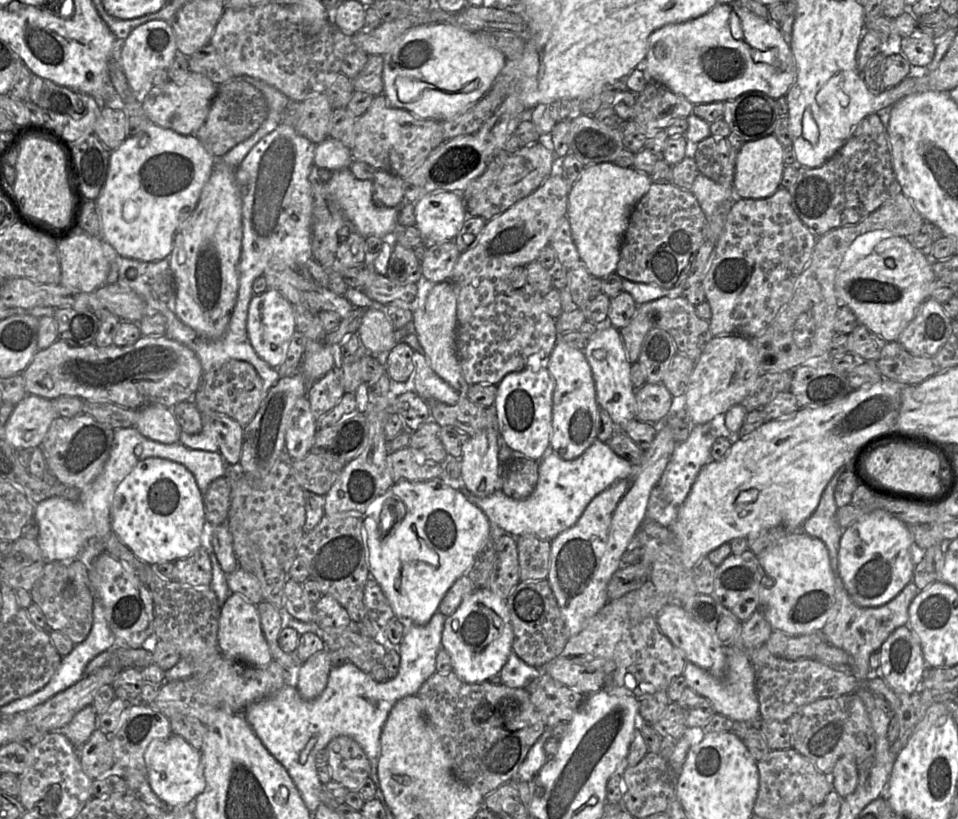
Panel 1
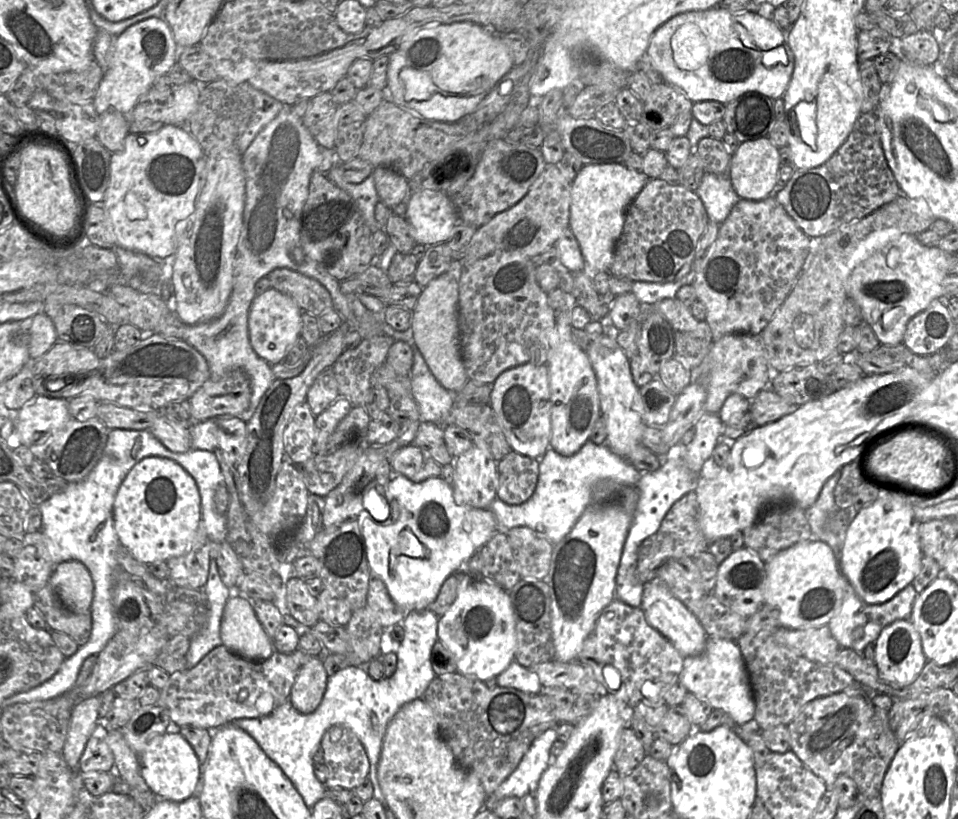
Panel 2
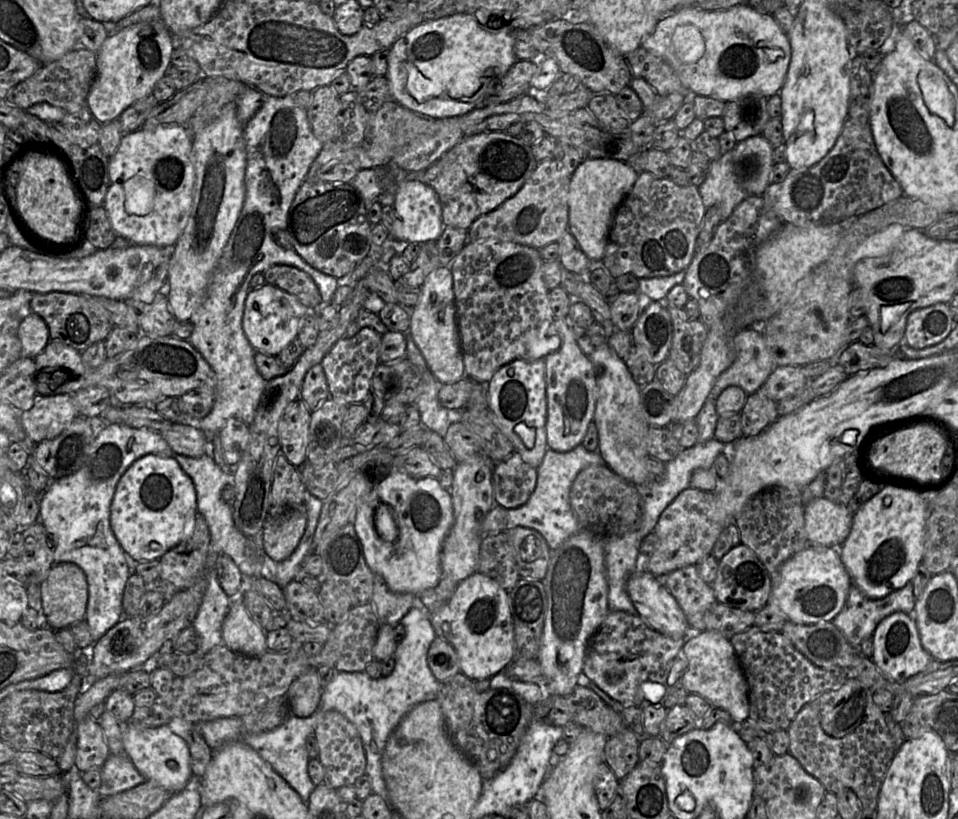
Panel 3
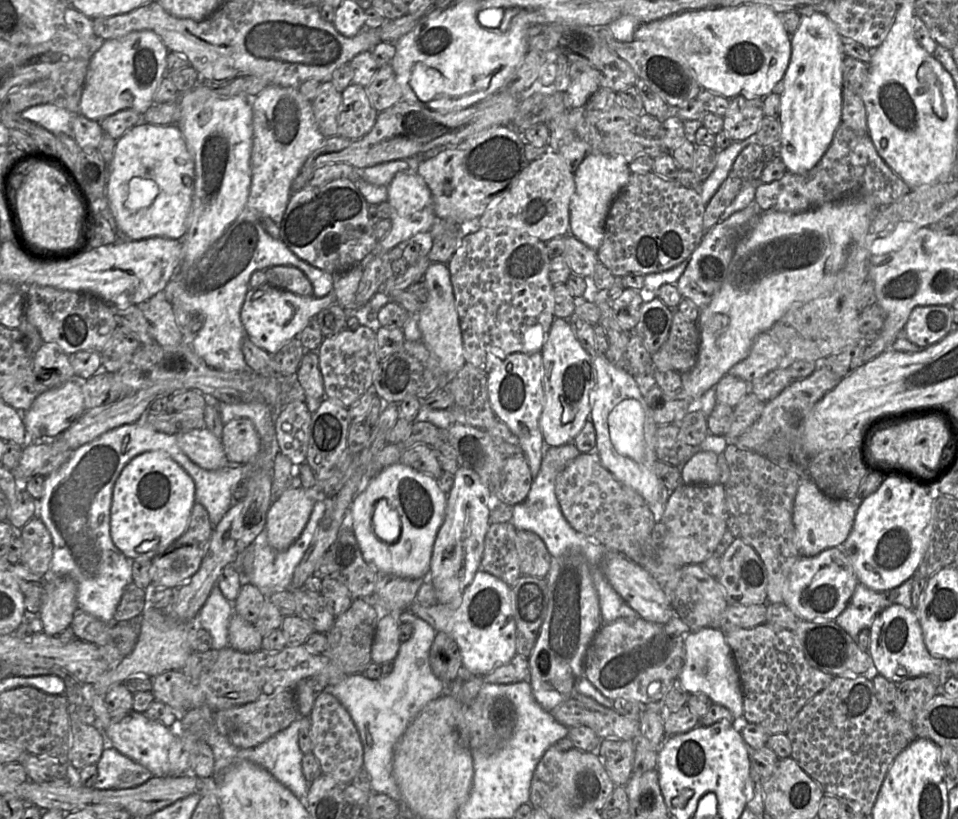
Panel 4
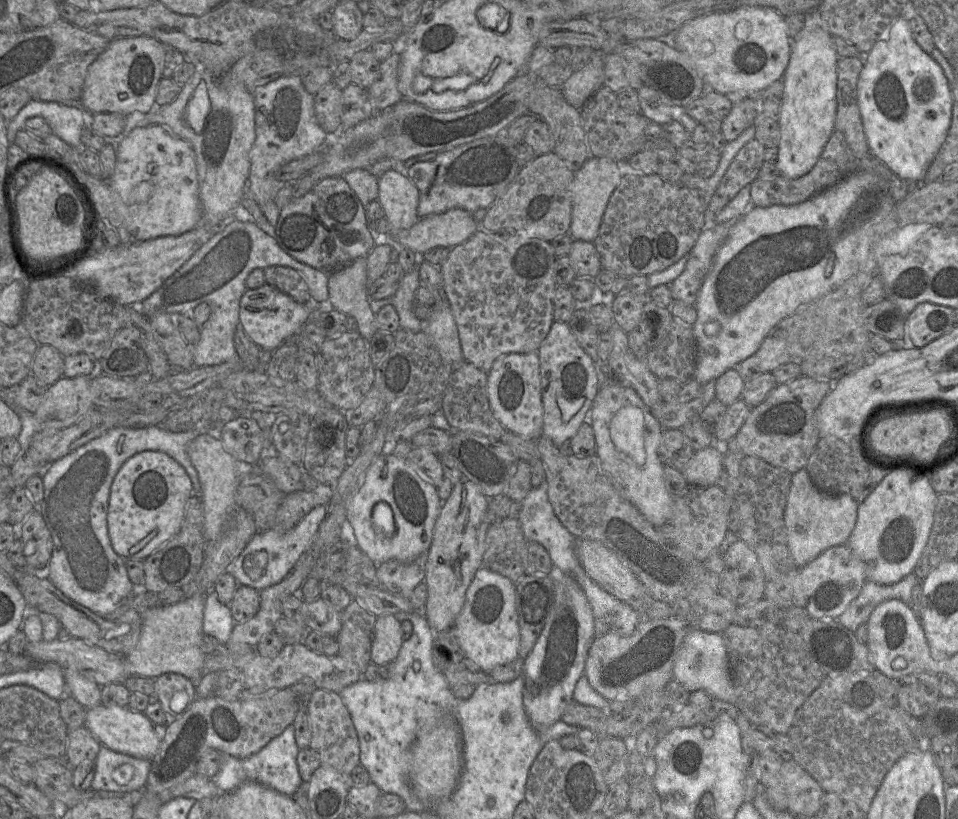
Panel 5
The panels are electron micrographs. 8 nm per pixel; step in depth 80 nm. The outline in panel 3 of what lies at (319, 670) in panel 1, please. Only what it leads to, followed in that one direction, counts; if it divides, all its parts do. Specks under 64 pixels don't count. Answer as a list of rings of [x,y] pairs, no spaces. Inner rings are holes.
[[[310,668],[291,684],[287,692],[291,713],[300,718],[310,717],[319,709],[322,693],[317,669]]]

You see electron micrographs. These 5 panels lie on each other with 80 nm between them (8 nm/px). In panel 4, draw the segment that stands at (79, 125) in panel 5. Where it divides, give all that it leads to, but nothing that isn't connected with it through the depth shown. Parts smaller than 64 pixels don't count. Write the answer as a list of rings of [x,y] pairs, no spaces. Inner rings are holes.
[[[38,104],[25,109],[20,115],[54,135],[72,136],[71,123],[75,115],[64,108],[52,104]]]

